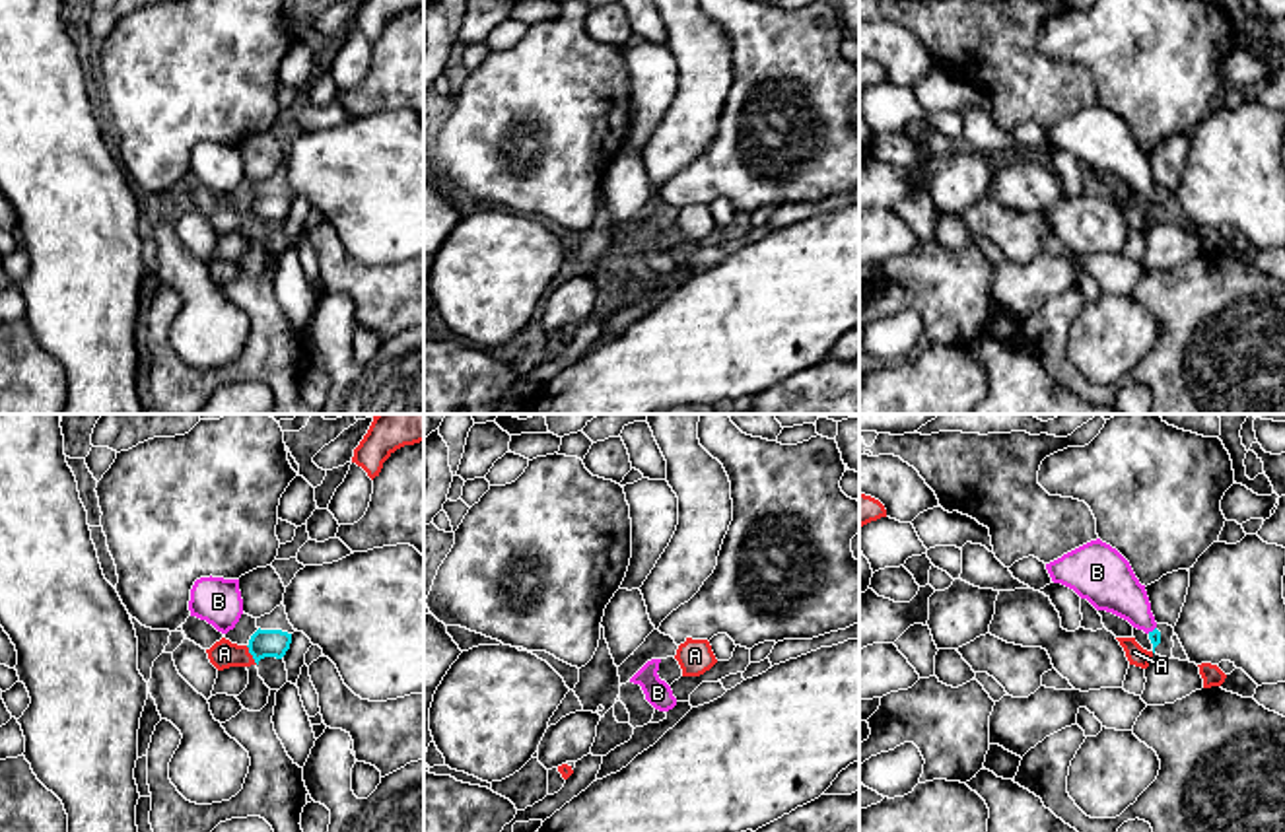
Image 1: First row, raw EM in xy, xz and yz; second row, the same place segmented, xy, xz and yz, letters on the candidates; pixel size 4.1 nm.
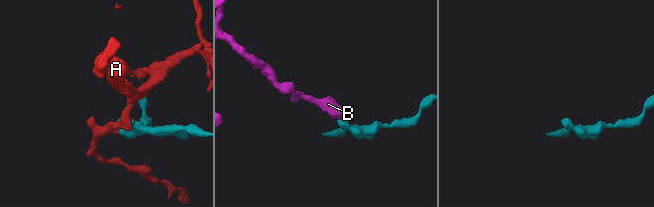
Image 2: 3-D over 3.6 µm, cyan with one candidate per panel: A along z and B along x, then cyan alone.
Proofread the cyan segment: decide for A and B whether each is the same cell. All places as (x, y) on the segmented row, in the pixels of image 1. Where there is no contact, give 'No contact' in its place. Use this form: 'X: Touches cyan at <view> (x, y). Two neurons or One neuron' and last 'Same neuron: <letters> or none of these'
A: Touches cyan at xy (251, 654). Two neurons
B: Touches cyan at yz (1153, 630). One neuron
Same neuron: B

